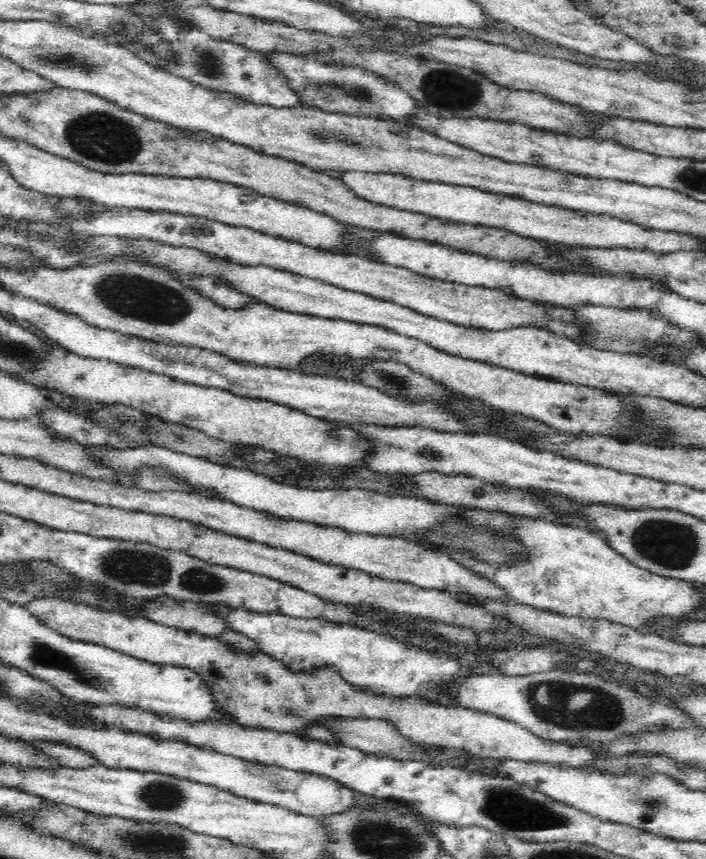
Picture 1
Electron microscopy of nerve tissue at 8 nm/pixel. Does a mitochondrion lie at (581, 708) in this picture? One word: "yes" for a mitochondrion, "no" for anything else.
yes

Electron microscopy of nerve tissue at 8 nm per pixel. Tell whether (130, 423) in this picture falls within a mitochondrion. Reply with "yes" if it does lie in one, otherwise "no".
yes

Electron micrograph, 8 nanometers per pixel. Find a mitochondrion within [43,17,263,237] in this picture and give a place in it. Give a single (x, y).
(102, 137)

